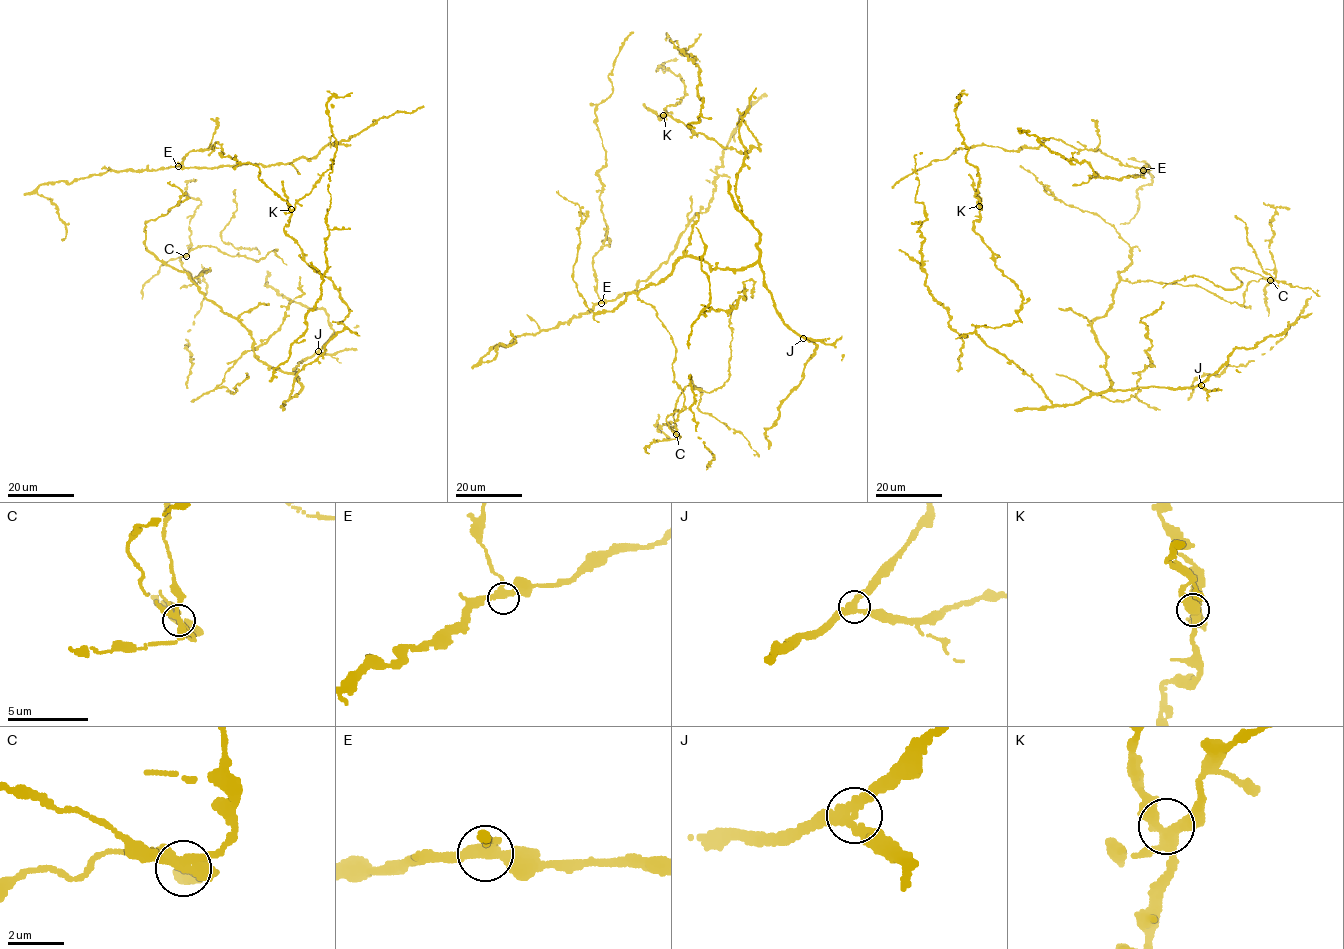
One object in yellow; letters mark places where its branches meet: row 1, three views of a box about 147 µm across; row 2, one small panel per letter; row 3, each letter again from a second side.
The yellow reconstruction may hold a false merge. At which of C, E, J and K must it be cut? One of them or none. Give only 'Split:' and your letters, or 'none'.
Split: none

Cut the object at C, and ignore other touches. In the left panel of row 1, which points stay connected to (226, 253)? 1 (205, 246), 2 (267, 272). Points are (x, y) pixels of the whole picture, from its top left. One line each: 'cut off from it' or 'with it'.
1: with it
2: cut off from it

